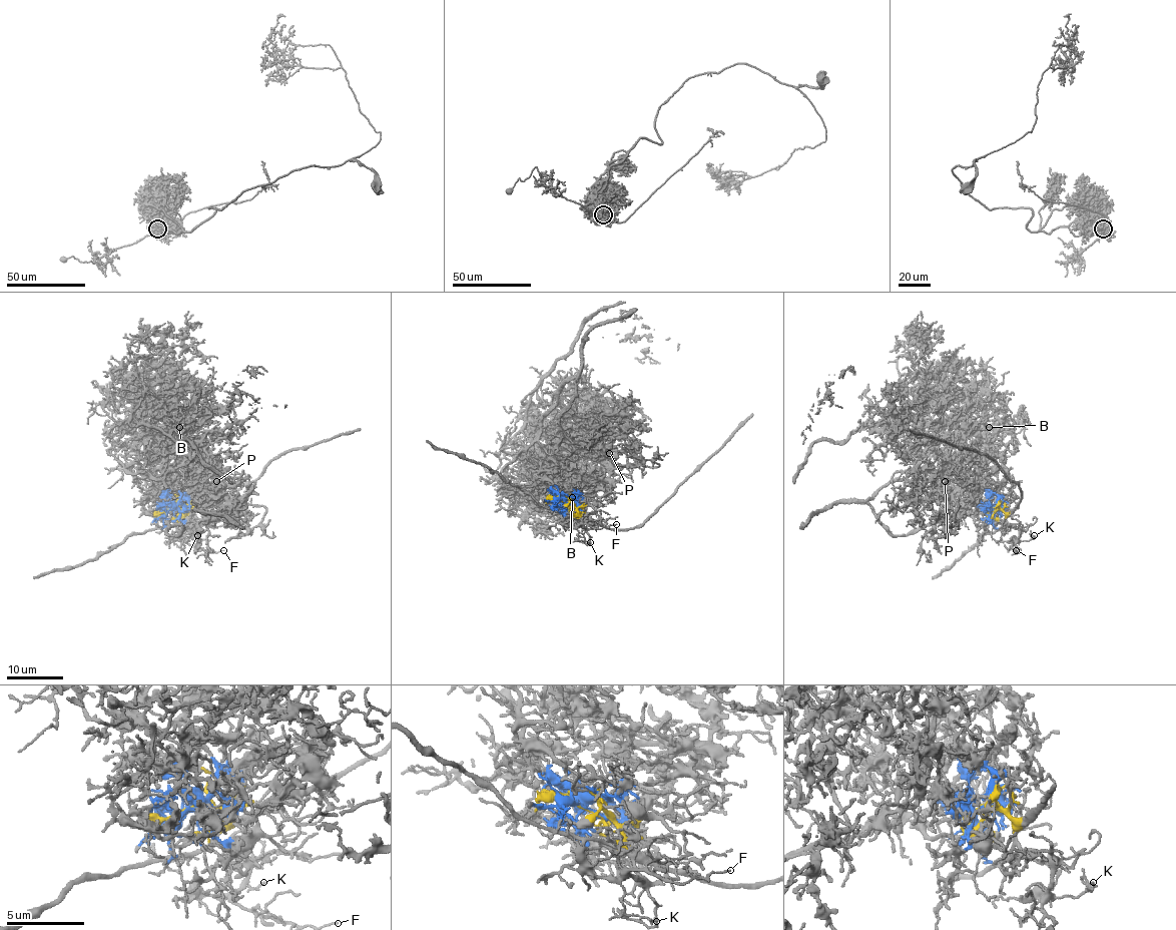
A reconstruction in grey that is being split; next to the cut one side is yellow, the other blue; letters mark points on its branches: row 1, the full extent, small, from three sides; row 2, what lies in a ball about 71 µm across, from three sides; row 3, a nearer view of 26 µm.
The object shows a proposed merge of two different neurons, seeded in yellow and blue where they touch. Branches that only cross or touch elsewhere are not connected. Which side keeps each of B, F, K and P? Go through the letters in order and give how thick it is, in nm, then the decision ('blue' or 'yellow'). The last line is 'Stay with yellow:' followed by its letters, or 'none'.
B: calibre 120 nm; blue
F: calibre 100 nm; yellow
K: calibre 150 nm; yellow
P: calibre 190 nm; blue
Stay with yellow: F, K

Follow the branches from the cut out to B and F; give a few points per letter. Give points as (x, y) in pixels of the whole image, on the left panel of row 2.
B: (172, 509), (172, 500), (162, 490), (153, 492), (165, 474), (166, 454), (176, 447), (180, 437), (179, 427)
F: (172, 509), (180, 507), (184, 512), (180, 520), (187, 523), (191, 531), (187, 543), (203, 550), (224, 550)

